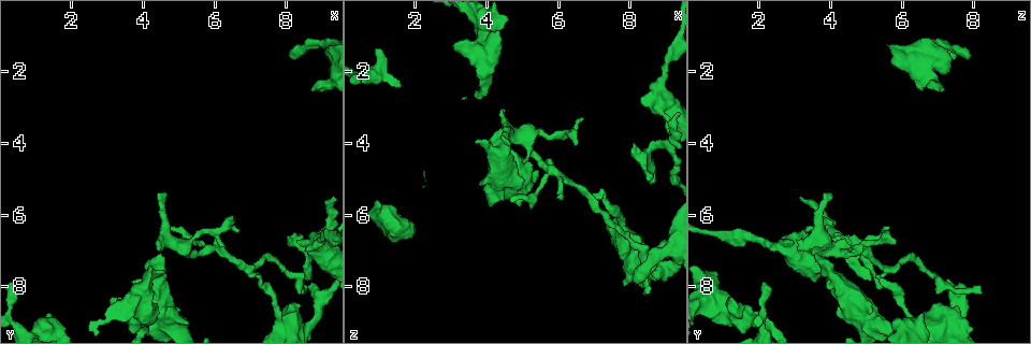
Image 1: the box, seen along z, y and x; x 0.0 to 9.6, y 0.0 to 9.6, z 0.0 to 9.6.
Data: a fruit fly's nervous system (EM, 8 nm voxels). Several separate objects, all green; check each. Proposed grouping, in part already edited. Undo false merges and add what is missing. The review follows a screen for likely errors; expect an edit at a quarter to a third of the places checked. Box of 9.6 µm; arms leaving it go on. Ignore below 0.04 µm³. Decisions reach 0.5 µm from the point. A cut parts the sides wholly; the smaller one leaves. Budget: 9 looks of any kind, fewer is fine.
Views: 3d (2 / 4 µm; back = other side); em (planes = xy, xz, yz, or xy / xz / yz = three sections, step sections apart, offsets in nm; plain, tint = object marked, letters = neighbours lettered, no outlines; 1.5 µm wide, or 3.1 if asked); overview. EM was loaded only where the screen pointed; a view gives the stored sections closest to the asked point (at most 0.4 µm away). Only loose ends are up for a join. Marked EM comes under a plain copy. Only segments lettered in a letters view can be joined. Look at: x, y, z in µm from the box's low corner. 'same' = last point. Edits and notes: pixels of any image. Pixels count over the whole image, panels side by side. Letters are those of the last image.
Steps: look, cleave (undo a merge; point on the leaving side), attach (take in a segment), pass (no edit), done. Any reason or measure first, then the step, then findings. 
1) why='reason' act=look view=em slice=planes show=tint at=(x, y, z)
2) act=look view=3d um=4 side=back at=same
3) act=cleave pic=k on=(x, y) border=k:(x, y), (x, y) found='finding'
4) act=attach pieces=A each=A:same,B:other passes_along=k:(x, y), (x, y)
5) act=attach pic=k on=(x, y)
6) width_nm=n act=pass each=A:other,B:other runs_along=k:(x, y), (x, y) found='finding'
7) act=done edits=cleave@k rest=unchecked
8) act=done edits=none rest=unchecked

why='a narrow waist' act=look view=3d um=4 at=(7.10, 7.70, 5.40)

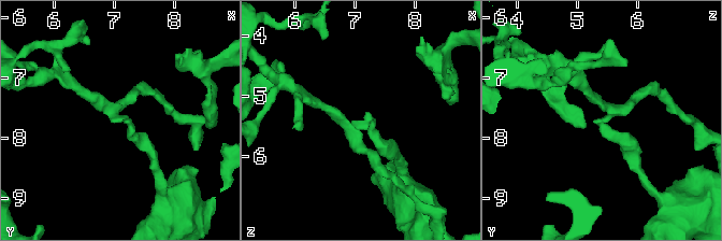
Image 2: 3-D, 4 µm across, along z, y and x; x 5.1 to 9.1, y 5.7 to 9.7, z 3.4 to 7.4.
why='now the EM' act=look view=em slice=planes show=tint at=(7.20, 7.70, 5.45)

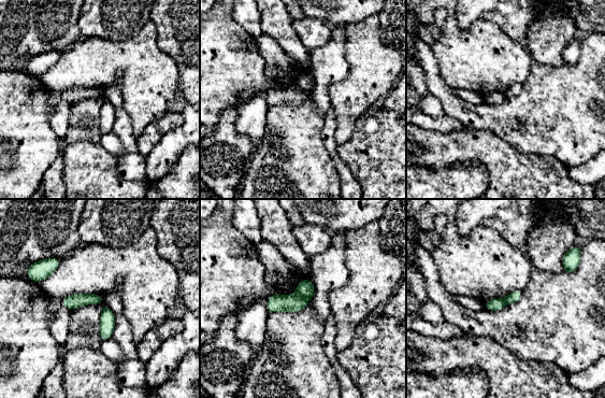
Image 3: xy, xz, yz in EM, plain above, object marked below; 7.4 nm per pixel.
act=look view=em slice=planes show=letters at=same

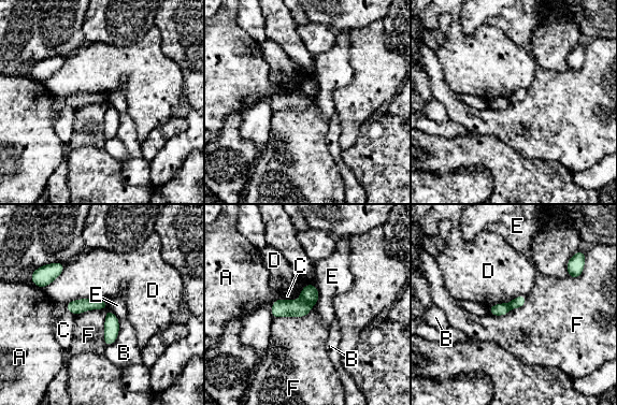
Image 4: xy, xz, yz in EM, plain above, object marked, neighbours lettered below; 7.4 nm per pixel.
act=cleave pic=4 on=(281, 307) each=A:other,B:other,C:other,D:other,E:other,F:other border=4:(300, 298), (312, 306) found='two neurons meet here'

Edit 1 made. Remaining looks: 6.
why='an open end' act=look view=em slice=planes show=letters at=(8.15, 1.50, 7.80)

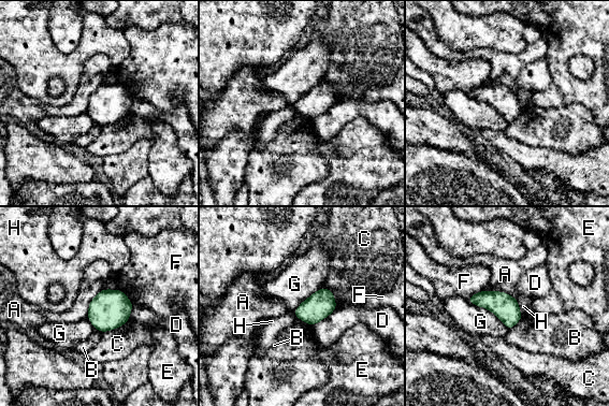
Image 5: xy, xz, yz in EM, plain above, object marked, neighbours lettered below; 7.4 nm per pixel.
width_nm=190 act=pass each=A:other,B:other,C:other,D:other,E:other,F:other,G:other,H:other border=5:(484, 289), (507, 292), (517, 299) found='no lettered segment goes on from it'

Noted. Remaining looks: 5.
act=done edits=cleave@4 rest=unchecked

